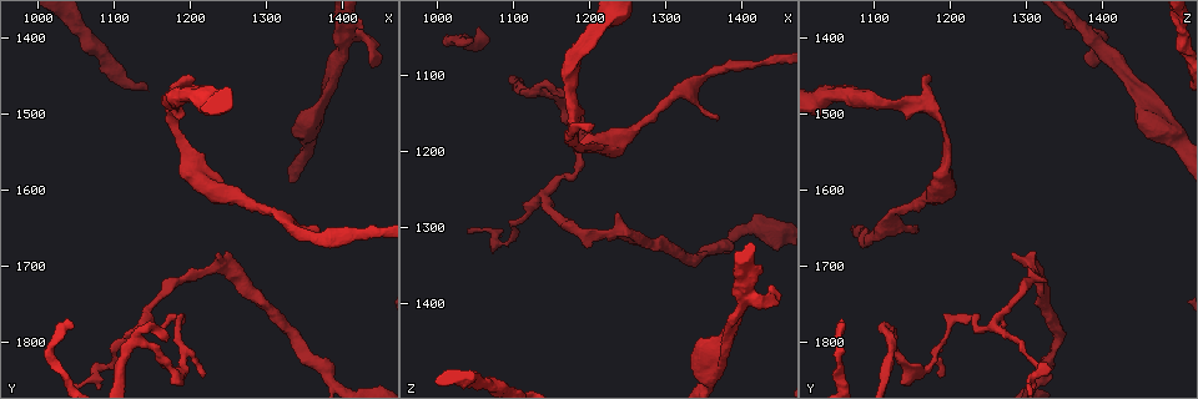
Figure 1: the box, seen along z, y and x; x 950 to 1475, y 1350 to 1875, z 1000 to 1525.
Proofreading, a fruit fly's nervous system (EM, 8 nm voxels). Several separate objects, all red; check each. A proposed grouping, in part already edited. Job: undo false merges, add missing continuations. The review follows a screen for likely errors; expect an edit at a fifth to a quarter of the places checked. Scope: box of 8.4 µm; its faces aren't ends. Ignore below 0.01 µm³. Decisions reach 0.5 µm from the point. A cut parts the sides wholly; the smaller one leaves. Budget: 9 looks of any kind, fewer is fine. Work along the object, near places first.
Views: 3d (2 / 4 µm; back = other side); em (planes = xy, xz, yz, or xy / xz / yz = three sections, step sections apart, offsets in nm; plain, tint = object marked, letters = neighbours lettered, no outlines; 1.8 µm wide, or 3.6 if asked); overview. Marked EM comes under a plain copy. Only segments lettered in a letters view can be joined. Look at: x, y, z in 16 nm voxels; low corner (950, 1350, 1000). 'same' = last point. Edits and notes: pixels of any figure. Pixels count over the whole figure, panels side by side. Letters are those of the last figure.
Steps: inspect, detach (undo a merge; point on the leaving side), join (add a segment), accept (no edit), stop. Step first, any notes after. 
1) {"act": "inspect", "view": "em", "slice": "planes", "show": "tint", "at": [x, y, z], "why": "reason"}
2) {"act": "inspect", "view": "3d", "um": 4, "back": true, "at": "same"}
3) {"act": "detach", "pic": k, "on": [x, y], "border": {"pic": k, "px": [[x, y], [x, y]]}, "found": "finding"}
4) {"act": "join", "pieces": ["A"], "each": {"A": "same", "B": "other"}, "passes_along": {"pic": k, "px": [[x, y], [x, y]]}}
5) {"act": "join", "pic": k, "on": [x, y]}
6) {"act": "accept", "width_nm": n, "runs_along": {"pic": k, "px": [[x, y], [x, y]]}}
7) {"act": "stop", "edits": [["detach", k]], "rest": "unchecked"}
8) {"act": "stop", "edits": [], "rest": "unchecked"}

{"act": "inspect", "view": "3d", "um": 2, "at": [1440, 1435, 1390], "why": "an open end"}

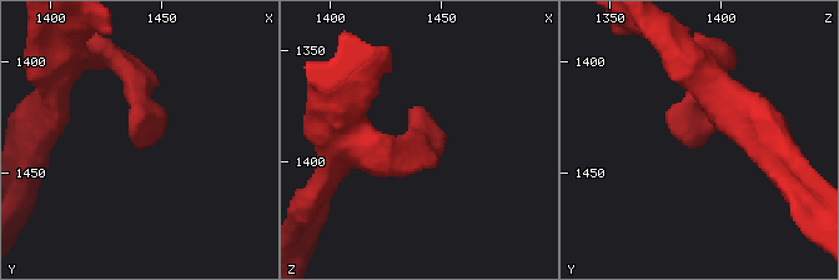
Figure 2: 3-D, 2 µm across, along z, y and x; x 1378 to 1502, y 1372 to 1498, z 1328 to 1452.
{"act": "inspect", "view": "em", "slice": "planes", "show": "tint", "at": [1440, 1435, 1392], "why": "shape alone is not enough"}

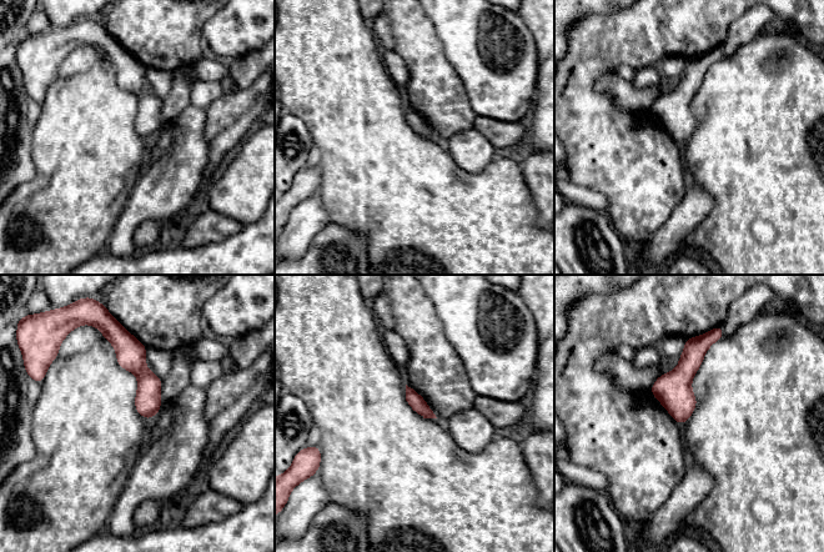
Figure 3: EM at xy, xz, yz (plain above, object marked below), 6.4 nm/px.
{"act": "inspect", "view": "em", "slice": "planes", "show": "letters", "at": "same"}

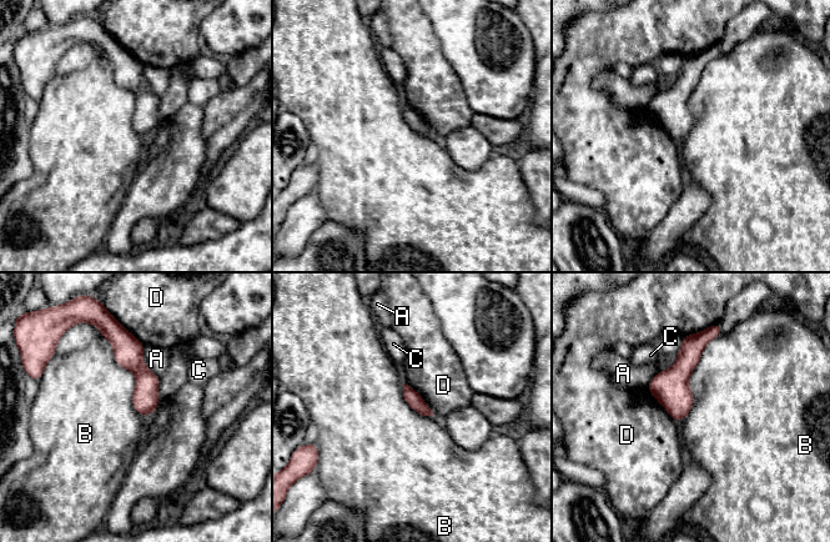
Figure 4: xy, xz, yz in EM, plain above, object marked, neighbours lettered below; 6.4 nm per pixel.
{"act": "accept", "width_nm": 100, "each": {"A": "other", "B": "other", "C": "other", "D": "other"}, "border": {"pic": 4, "px": [[101, 335], [147, 417]]}, "found": "no lettered segment goes on from it"}

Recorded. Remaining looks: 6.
{"act": "inspect", "view": "3d", "um": 2, "at": [1180, 1490, 1155], "why": "abrupt turn"}

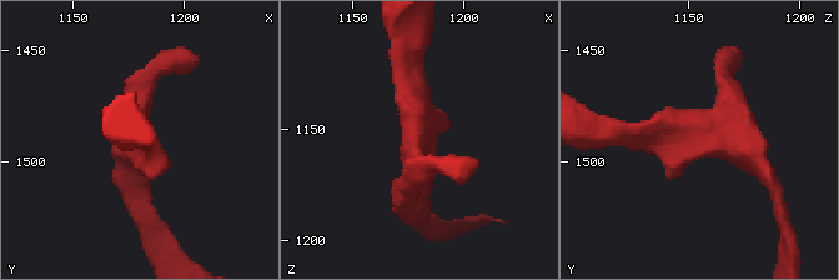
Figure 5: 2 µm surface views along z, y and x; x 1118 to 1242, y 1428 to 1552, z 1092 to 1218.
{"act": "inspect", "view": "em", "slice": "xy", "step": 4, "show": "tint", "at": [1179, 1486, 1151]}

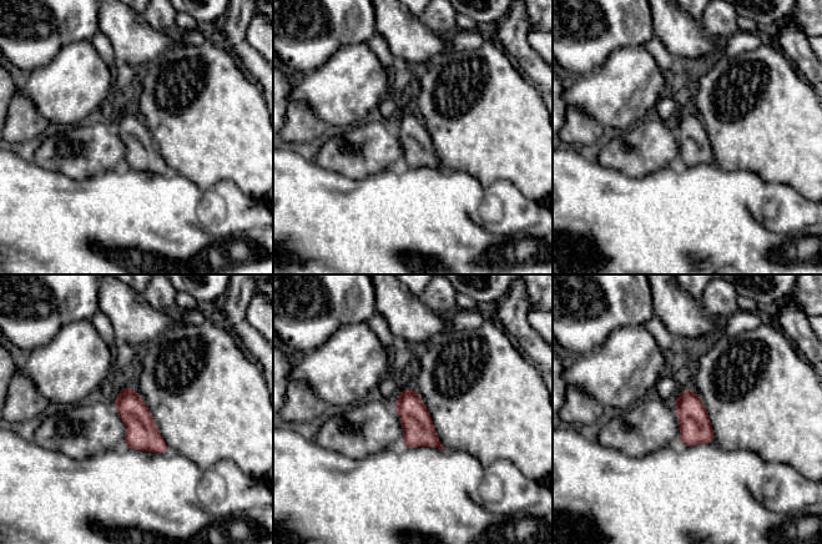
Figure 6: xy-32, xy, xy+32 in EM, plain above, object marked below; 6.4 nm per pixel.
{"act": "inspect", "view": "em", "slice": "planes", "show": "letters", "at": "same", "why": "cut it another way"}

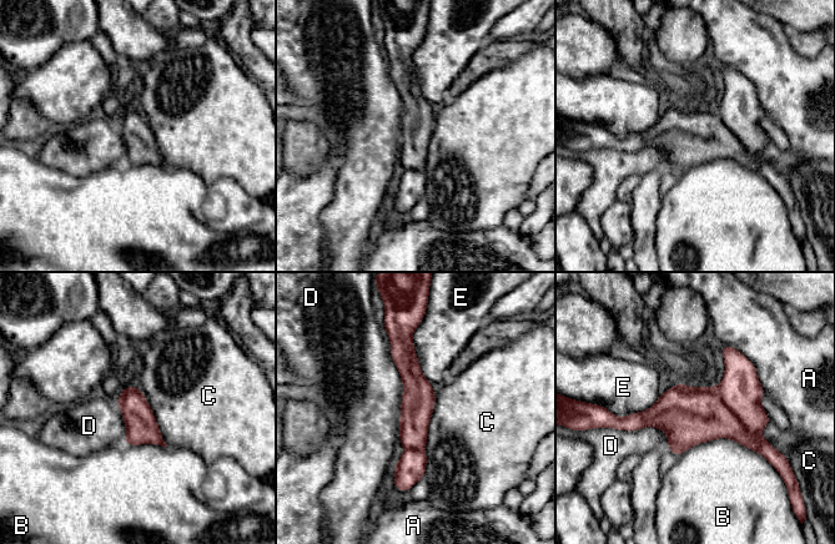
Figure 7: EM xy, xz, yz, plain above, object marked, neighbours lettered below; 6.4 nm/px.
{"act": "detach", "pic": 7, "on": [695, 414], "longest_contact_nm": ["D", 700], "each": {"A": "other", "B": "other", "C": "other", "D": "other", "E": "other"}, "found": "a second neuron is stuck on"}

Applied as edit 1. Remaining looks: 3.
{"act": "inspect", "view": "em", "slice": "xz", "step": 4, "show": "letters", "at": [1170, 1785, 1130], "why": "an open end"}

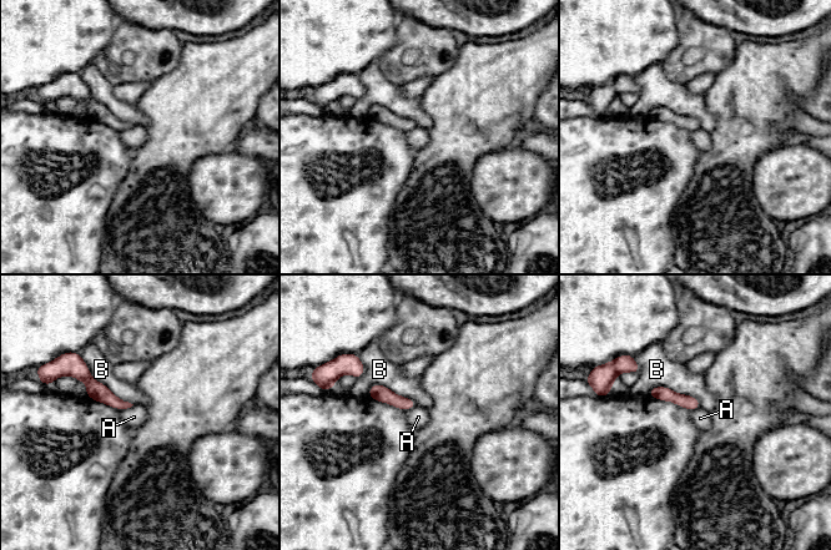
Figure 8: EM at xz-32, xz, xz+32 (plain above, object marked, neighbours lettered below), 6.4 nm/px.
{"act": "accept", "each": {"A": "other", "B": "other"}, "border": {"pic": 8, "px": [[134, 404], [119, 410]]}, "found": "none of them fits"}

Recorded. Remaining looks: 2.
{"act": "inspect", "view": "3d", "um": 2, "back": true, "at": [1045, 1775, 1050], "why": "branch stops here"}

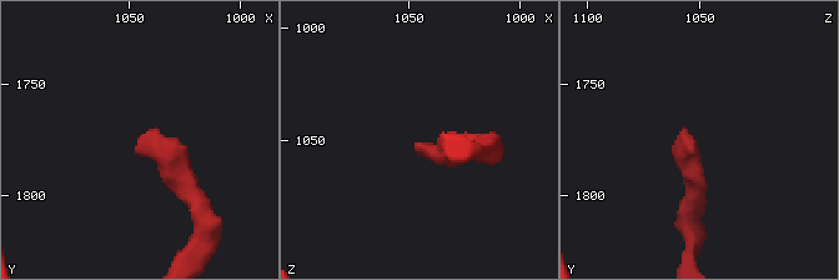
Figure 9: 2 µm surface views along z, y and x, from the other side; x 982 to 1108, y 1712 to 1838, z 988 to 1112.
{"act": "inspect", "view": "em", "slice": "planes", "show": "letters", "at": [1044, 1775, 1053]}

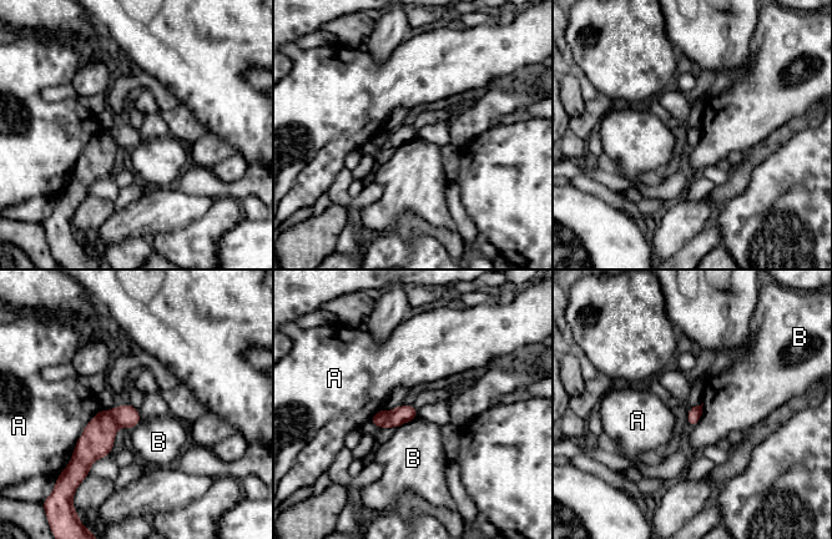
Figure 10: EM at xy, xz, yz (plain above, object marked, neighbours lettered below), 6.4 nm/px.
{"act": "accept", "longest_contact_nm": ["A", 440], "each": {"A": "other", "B": "other"}, "border": {"pic": 10, "px": [[704, 403], [700, 419], [689, 428]]}, "found": "no lettered segment goes on from it"}

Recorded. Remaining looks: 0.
{"act": "stop", "edits": [["detach", 7]], "rest": "unchecked"}

